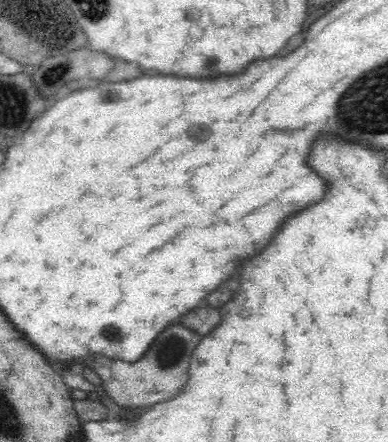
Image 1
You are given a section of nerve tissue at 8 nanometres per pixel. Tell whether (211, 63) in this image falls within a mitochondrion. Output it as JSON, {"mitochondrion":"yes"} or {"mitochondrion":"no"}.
{"mitochondrion":"yes"}

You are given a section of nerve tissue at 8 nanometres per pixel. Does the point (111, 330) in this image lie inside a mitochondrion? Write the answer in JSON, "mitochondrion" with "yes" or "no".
{"mitochondrion":"yes"}

